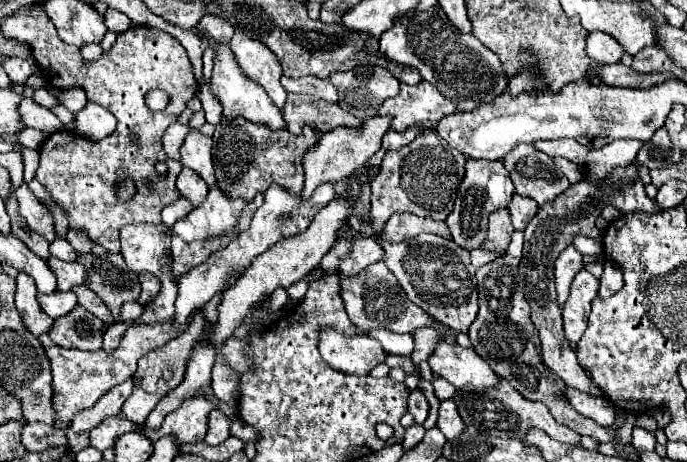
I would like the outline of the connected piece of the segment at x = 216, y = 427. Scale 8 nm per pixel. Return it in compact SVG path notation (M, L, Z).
M213 409L209 415L209 431L205 437L205 443L219 445L229 439L229 427L237 415L225 415L221 409Z

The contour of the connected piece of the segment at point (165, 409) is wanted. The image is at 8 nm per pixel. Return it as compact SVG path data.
M201 345L201 347L195 347L189 363L187 363L187 373L185 373L185 379L183 383L173 389L163 401L157 403L157 407L149 413L145 425L143 425L143 431L159 431L165 415L169 415L171 411L177 411L181 407L181 403L195 395L195 391L203 389L207 391L207 397L213 395L211 391L211 367L215 363L215 355L217 351L213 347L207 347L207 345Z

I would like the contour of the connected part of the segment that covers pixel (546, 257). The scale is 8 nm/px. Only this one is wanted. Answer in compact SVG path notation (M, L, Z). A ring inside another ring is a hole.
M635 165L627 169L613 171L603 183L587 183L579 181L569 191L559 195L557 199L545 203L539 207L537 215L529 221L525 229L525 247L523 247L523 259L519 263L519 287L523 287L525 299L531 305L531 321L539 331L541 339L541 357L549 369L553 369L569 387L575 387L589 395L603 395L599 387L593 385L593 381L585 375L581 365L577 363L577 355L571 349L569 341L563 333L561 323L561 309L557 305L557 293L555 293L555 281L553 281L553 263L559 257L559 253L571 245L573 237L585 235L591 239L600 239L603 232L596 228L595 219L599 217L601 209L613 205L621 213L657 213L663 211L653 199L645 195L643 183L637 177Z

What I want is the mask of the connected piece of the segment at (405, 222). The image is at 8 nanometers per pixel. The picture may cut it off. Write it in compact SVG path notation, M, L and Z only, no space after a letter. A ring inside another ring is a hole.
M395 213L389 217L381 231L381 239L387 239L389 243L401 243L407 239L413 239L419 233L437 233L445 239L451 239L449 227L443 221L433 221L429 217L417 217L413 213Z

